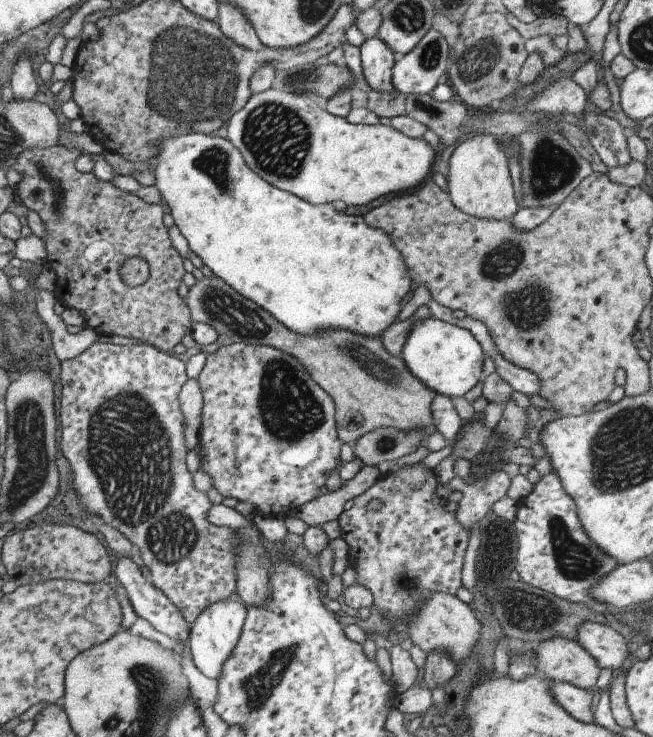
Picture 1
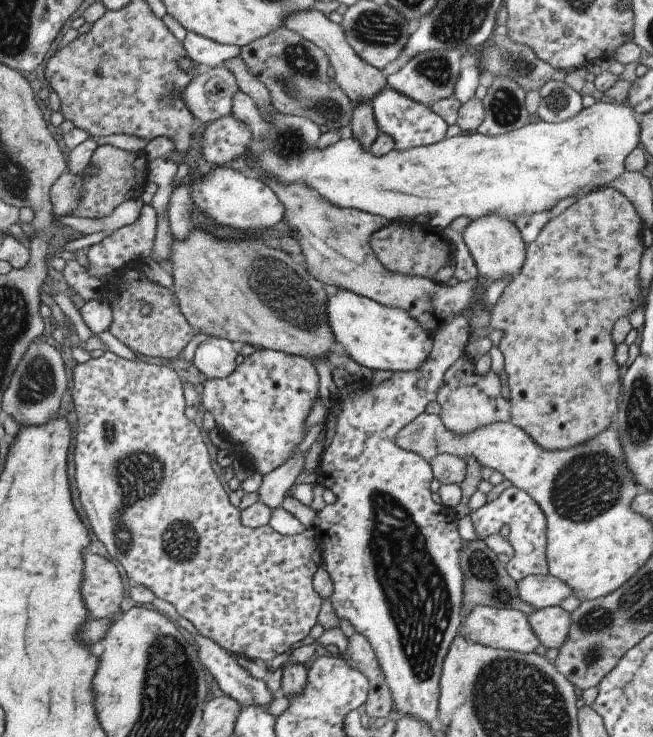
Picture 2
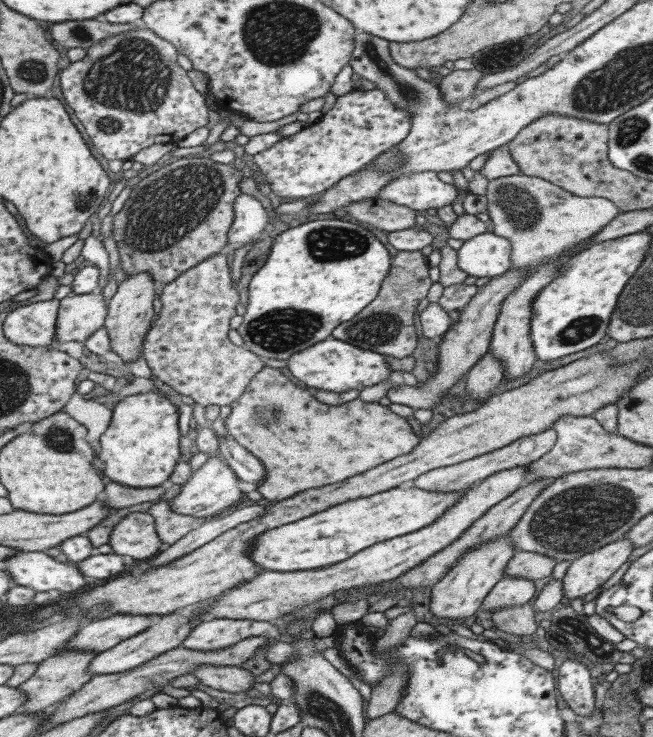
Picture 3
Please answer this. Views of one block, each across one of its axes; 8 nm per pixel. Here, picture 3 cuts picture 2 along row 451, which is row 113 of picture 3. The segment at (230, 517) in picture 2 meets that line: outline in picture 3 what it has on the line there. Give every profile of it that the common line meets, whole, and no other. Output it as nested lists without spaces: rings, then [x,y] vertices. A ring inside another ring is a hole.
[[[135,28],[99,40],[85,50],[81,60],[69,63],[59,74],[59,86],[65,104],[71,108],[75,118],[81,122],[89,142],[97,152],[108,160],[127,160],[151,144],[177,142],[193,132],[195,128],[206,126],[208,121],[205,99],[193,88],[186,70],[177,64],[175,47],[159,38],[148,28]]]

